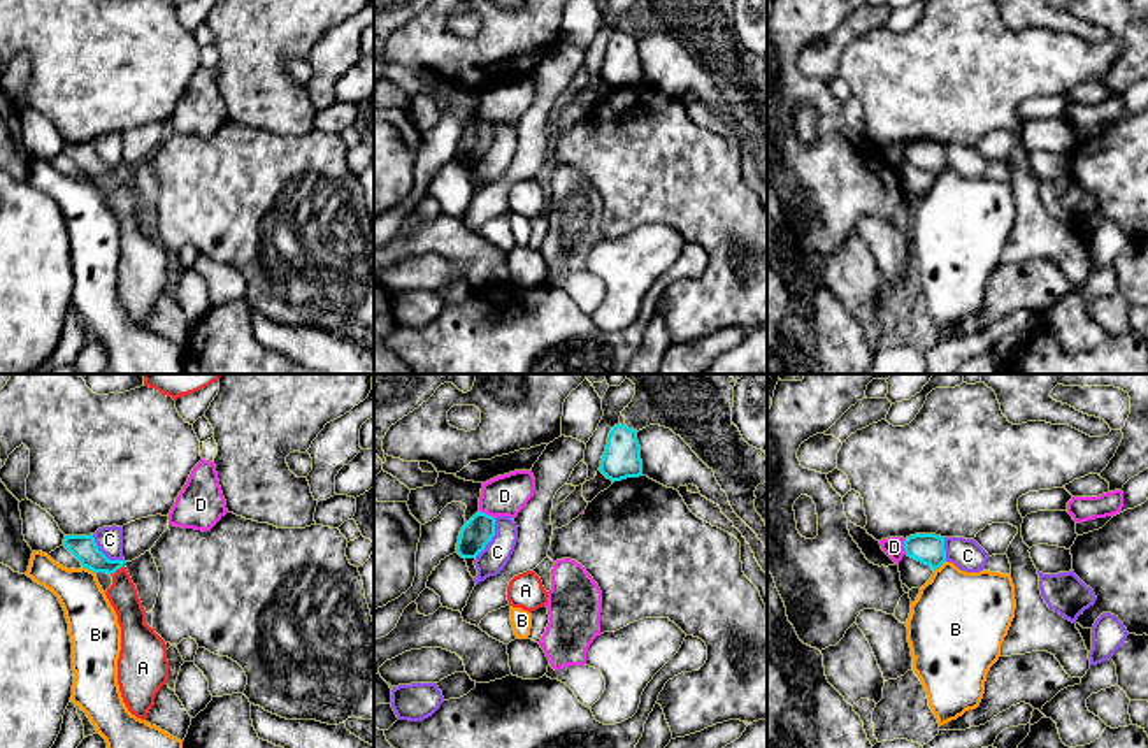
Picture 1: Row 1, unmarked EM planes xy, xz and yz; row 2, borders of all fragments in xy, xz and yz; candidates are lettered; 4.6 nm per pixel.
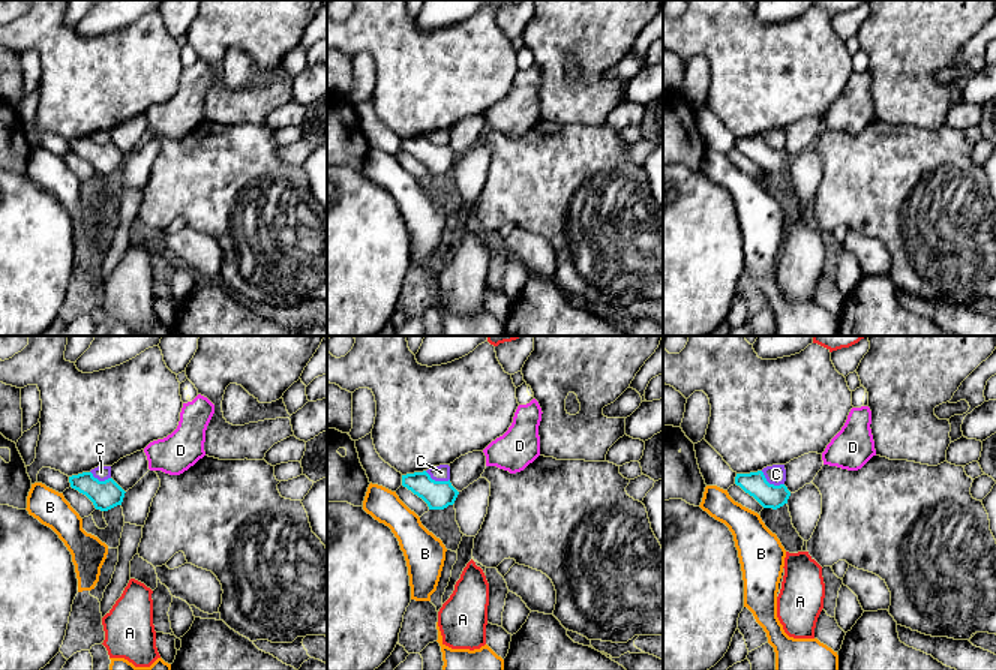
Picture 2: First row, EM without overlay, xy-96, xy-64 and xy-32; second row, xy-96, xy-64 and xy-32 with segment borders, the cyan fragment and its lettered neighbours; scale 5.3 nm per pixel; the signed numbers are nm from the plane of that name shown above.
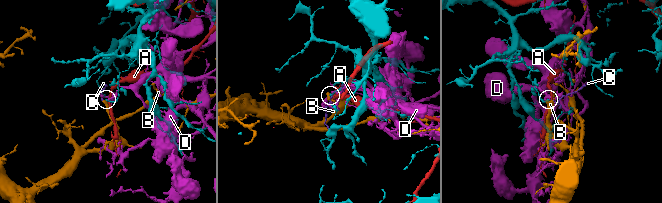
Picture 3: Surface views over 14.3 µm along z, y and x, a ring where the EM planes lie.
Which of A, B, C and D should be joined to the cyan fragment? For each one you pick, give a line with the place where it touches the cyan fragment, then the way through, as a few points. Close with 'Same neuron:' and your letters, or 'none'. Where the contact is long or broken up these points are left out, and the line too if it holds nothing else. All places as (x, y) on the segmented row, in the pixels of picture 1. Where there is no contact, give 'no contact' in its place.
Same neuron: none

